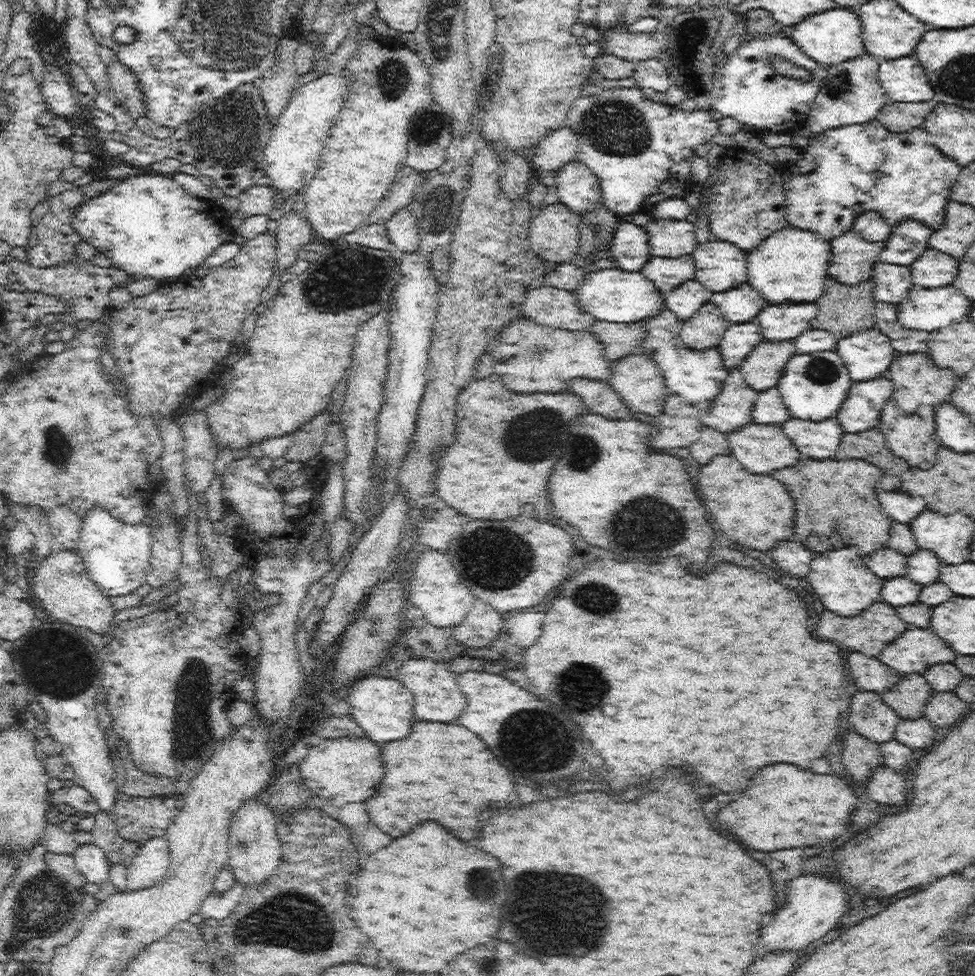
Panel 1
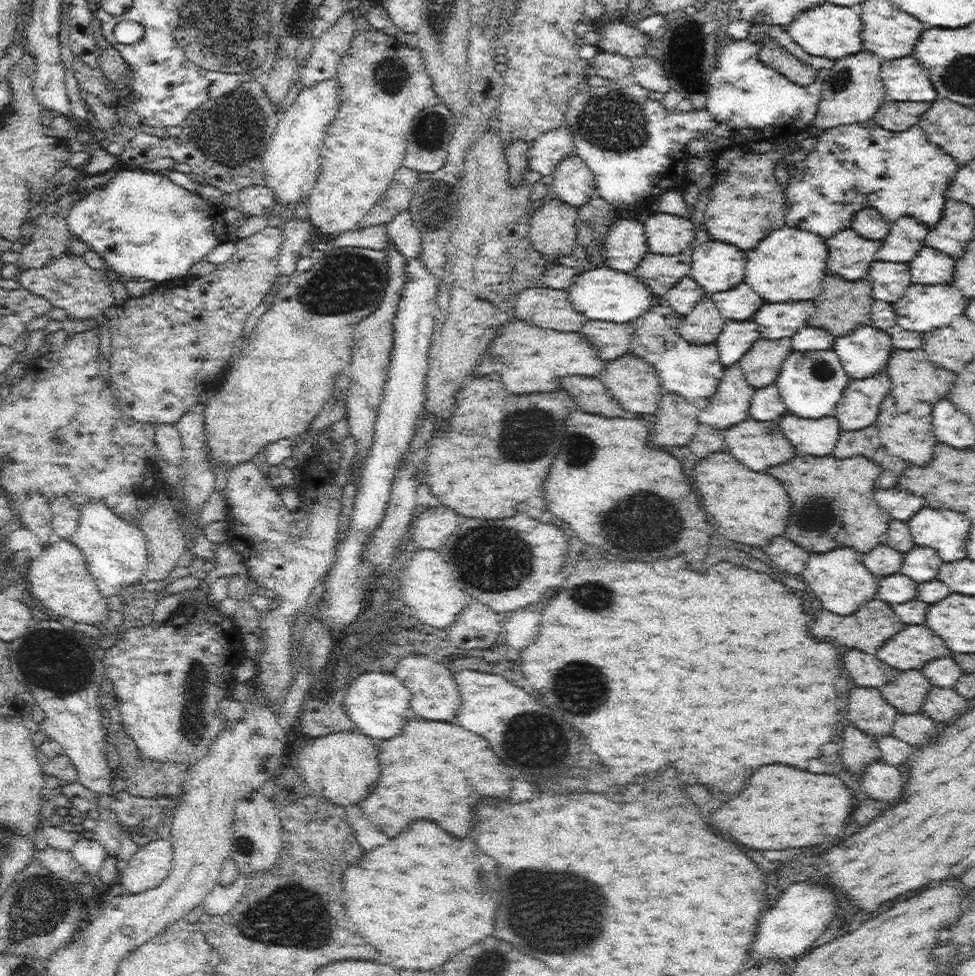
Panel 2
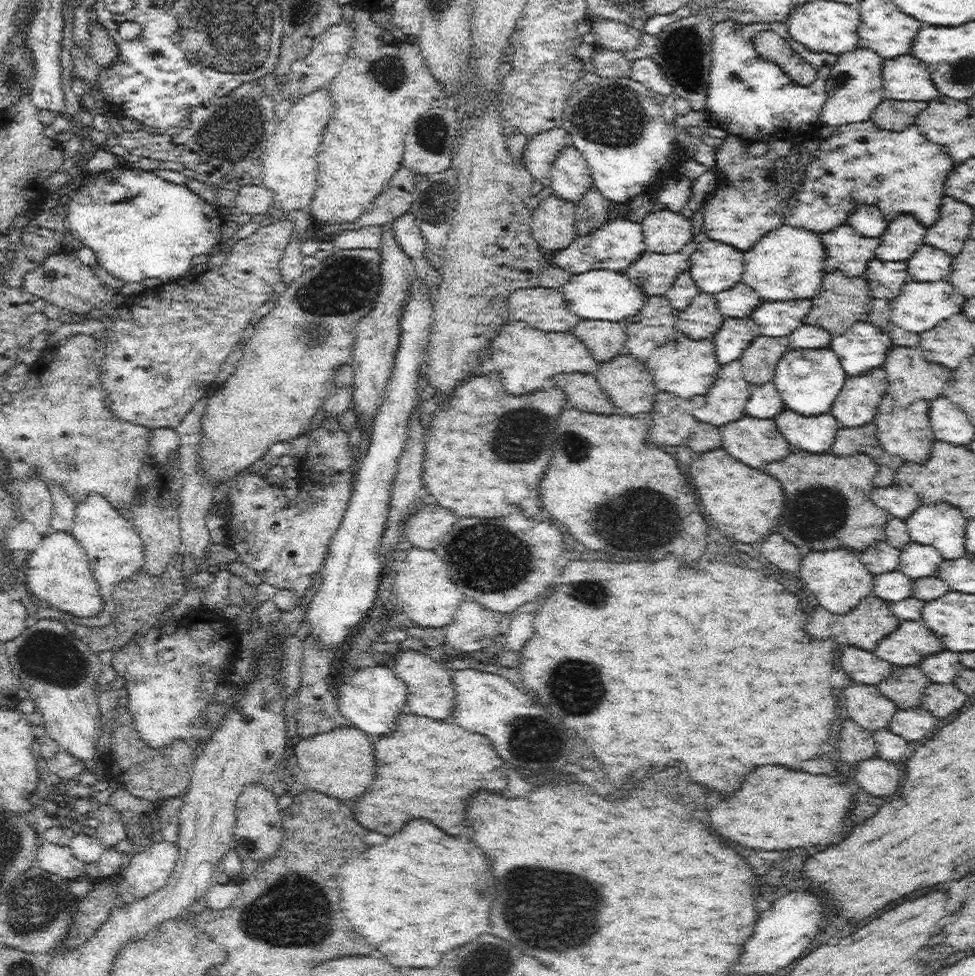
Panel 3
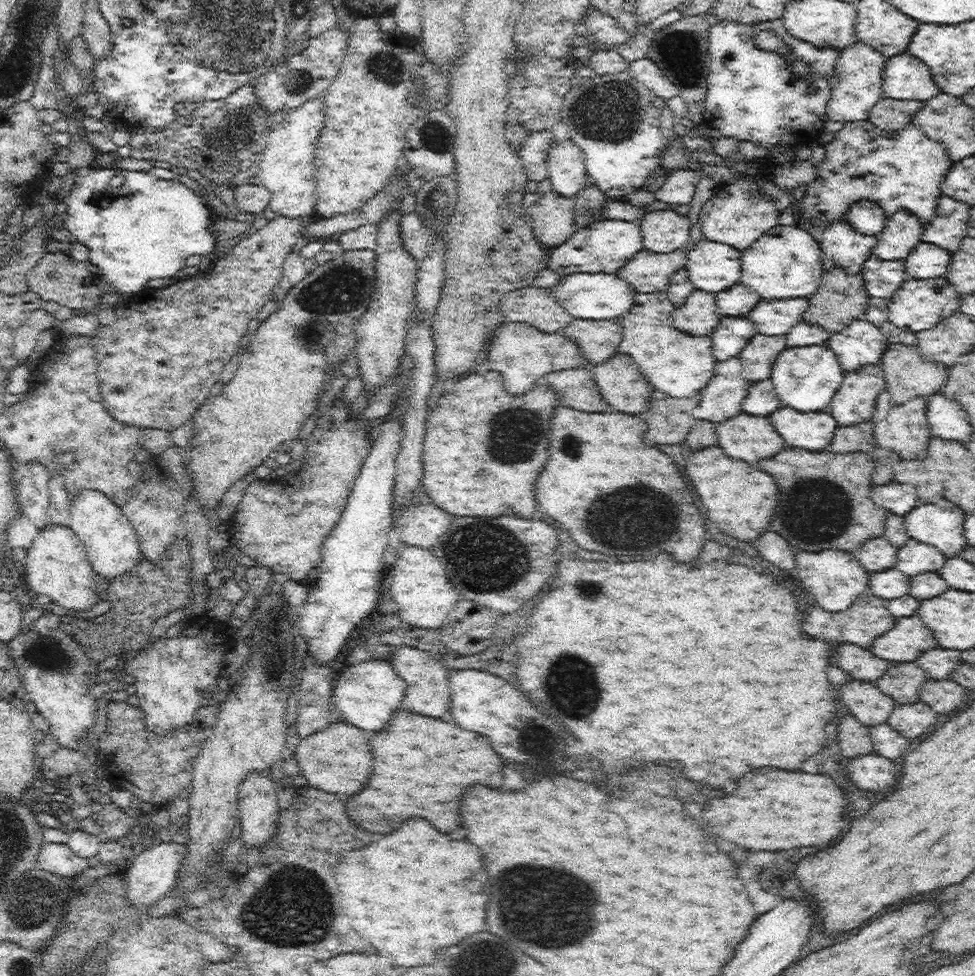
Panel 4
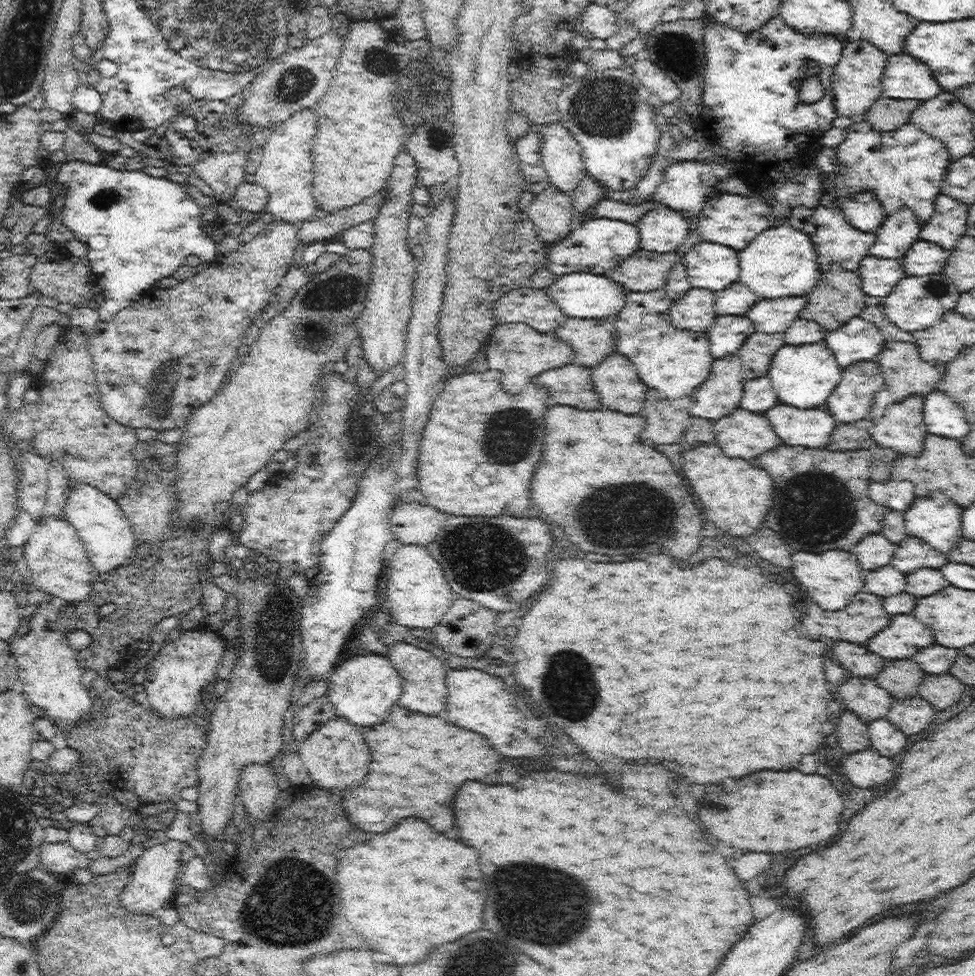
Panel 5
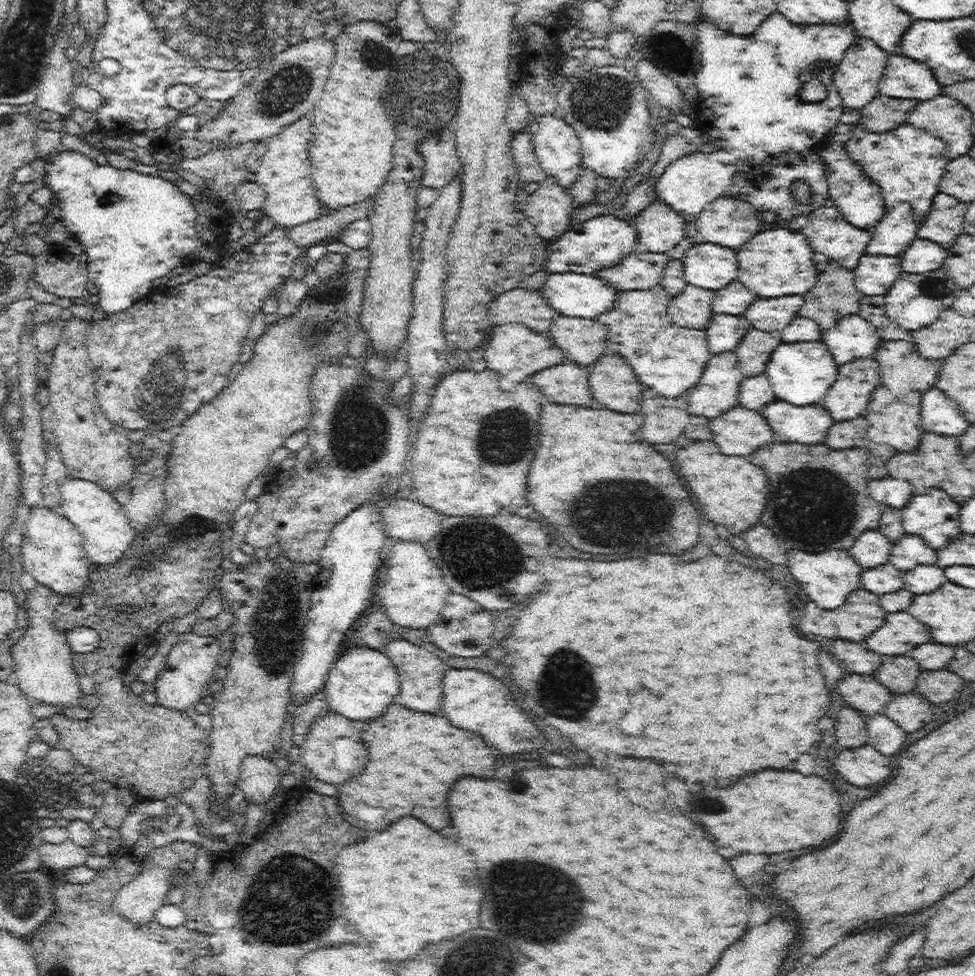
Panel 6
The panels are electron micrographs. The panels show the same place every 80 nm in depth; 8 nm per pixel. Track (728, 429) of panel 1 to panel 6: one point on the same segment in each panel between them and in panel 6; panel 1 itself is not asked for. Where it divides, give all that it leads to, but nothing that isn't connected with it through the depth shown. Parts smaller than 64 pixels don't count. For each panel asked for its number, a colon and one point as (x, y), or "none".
2: (729, 407)
3: (725, 403)
4: (723, 399)
5: (720, 395)
6: (718, 390)

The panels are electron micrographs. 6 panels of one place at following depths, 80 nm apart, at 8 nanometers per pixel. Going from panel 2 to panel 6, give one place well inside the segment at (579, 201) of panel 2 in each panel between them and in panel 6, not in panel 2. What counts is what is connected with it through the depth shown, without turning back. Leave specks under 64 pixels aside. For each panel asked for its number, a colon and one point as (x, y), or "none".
3: (571, 177)
4: (568, 173)
5: (562, 156)
6: (557, 148)

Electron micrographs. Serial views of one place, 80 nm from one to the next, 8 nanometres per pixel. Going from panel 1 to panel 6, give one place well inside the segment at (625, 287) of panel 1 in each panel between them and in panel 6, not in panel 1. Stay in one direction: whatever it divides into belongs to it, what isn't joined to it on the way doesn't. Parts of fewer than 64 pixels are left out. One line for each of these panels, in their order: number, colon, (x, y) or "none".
2: (603, 294)
3: (599, 295)
4: (598, 296)
5: (582, 295)
6: (571, 294)

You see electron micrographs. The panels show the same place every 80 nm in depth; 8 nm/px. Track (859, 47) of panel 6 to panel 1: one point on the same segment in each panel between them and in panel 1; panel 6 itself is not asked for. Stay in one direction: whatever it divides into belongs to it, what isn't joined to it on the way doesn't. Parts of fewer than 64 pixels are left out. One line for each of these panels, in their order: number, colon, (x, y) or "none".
1: (850, 94)
2: (852, 92)
3: (854, 87)
4: (856, 85)
5: (856, 81)

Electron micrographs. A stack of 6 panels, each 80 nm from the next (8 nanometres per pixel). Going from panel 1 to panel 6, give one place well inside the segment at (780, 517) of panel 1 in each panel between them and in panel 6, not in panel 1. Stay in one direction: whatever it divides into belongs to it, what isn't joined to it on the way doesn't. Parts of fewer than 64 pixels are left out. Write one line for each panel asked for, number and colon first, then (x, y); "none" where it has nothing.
2: (752, 508)
3: (750, 504)
4: (743, 503)
5: (736, 496)
6: (731, 491)

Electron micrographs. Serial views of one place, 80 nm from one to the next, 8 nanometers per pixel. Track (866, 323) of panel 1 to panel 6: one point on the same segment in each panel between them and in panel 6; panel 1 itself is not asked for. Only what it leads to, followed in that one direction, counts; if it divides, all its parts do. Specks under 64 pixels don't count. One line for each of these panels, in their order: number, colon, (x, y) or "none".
2: (842, 307)
3: (842, 302)
4: (841, 299)
5: (840, 296)
6: (835, 295)

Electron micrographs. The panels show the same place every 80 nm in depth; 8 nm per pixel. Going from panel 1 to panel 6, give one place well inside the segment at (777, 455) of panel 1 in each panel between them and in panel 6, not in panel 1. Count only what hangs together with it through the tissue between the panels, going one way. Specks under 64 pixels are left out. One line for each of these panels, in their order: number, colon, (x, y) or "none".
2: (759, 446)
3: (756, 442)
4: (754, 439)
5: (746, 435)
6: (740, 431)

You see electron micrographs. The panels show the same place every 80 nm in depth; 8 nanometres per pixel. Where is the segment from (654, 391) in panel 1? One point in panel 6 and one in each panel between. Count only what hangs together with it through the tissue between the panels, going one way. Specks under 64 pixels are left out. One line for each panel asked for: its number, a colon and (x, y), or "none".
2: (635, 382)
3: (629, 383)
4: (618, 378)
5: (619, 386)
6: (613, 384)

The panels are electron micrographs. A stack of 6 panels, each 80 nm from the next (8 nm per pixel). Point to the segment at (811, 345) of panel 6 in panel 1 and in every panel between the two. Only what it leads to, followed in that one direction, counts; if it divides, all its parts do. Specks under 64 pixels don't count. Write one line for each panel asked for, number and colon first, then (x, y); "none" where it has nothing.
1: (814, 386)
2: (811, 384)
3: (809, 380)
4: (806, 378)
5: (804, 376)

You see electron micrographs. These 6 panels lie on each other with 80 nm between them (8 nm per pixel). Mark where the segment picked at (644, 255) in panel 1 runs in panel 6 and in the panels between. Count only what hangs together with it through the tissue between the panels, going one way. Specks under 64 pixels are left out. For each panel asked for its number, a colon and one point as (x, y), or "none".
2: (627, 246)
3: (619, 242)
4: (607, 245)
5: (598, 246)
6: (604, 241)

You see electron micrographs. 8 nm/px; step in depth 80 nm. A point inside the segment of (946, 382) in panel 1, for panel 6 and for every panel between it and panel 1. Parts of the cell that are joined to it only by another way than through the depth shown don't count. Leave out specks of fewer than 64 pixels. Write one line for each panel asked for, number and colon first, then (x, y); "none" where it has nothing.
2: (915, 379)
3: (910, 377)
4: (907, 374)
5: (905, 374)
6: (902, 368)

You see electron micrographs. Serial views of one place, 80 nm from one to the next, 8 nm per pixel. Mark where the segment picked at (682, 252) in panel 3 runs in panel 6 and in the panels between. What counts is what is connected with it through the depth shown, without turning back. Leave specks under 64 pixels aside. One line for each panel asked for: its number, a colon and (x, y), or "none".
4: (649, 272)
5: (645, 270)
6: (640, 269)

